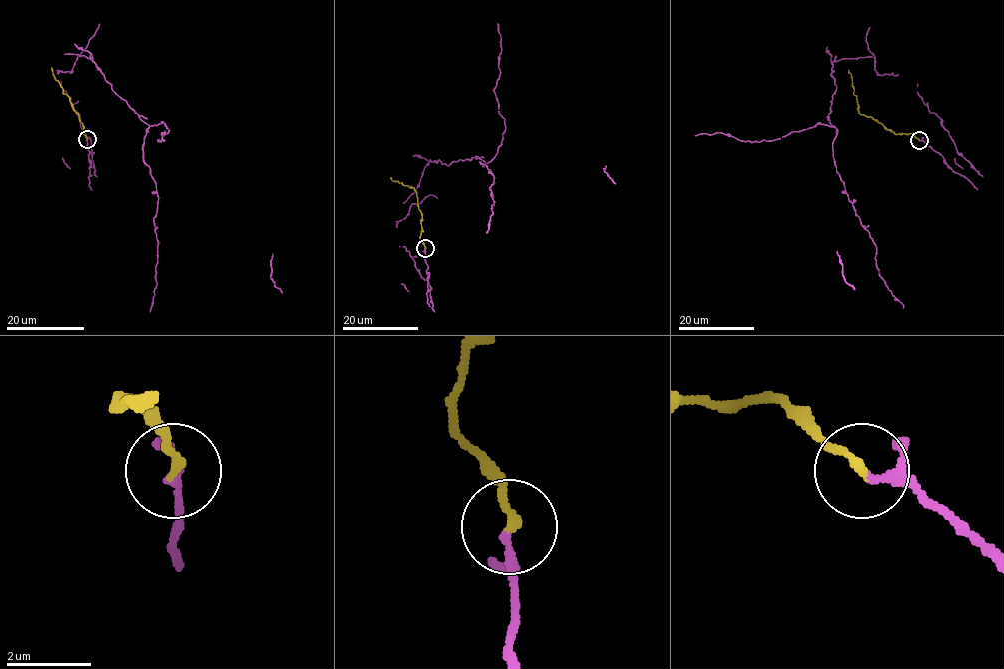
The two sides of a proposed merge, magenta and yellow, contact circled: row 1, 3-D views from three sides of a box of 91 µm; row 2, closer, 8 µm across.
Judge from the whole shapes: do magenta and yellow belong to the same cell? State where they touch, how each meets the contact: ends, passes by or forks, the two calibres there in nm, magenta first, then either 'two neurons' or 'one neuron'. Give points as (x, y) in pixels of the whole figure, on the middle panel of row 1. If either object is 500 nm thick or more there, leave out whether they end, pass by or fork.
(425, 248) | magenta passes by | yellow ends | 150/240 nm | one neuron

